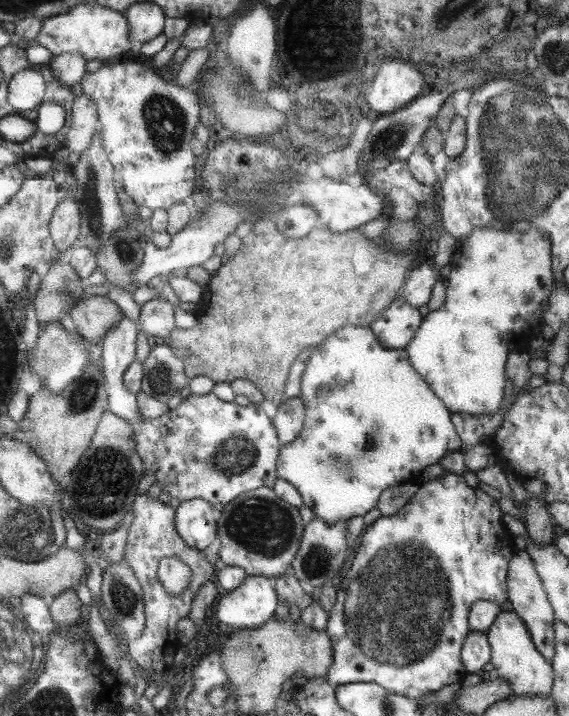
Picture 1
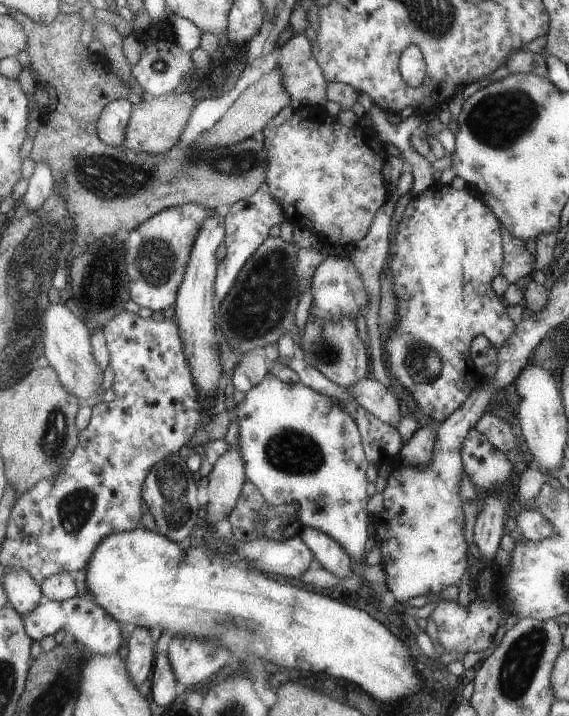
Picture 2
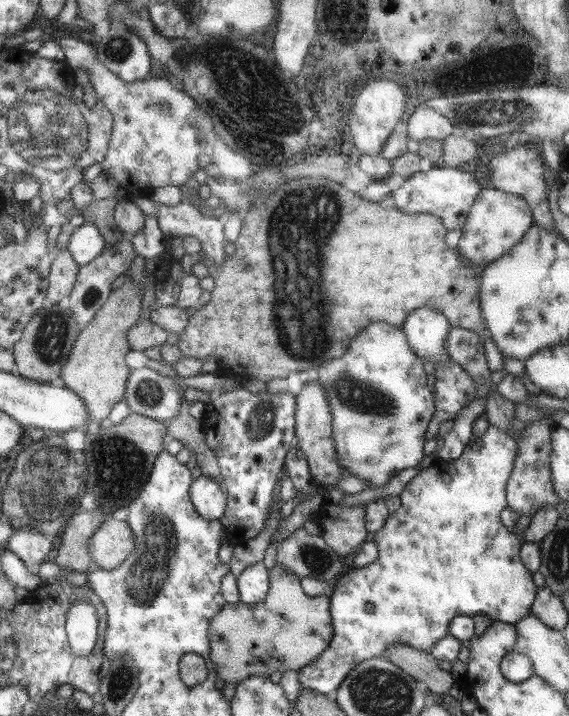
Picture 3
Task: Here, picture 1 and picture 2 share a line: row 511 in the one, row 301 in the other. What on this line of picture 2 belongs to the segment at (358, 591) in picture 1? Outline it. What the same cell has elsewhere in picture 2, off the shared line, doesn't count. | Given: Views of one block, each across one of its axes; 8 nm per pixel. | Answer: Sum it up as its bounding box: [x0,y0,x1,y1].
[382,182,515,423]

